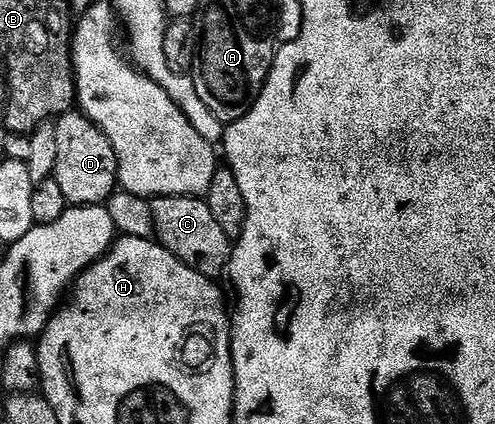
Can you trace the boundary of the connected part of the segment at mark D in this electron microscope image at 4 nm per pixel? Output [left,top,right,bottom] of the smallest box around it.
[55,109,120,207]

